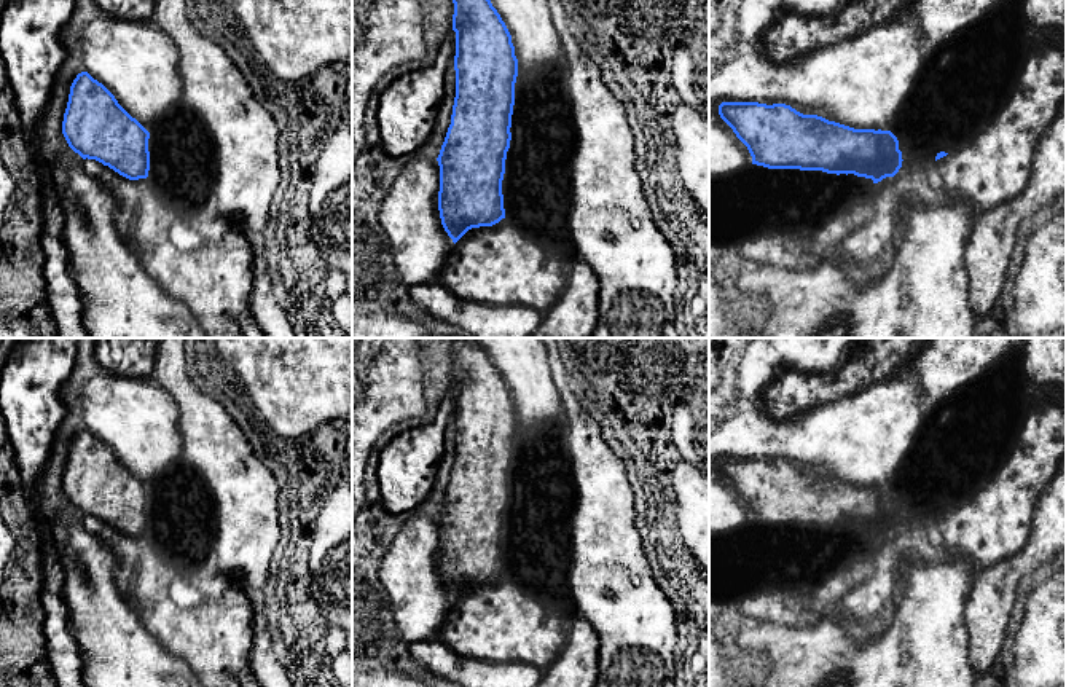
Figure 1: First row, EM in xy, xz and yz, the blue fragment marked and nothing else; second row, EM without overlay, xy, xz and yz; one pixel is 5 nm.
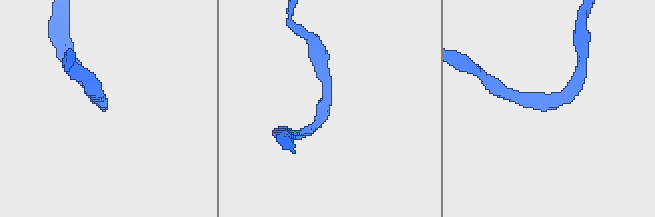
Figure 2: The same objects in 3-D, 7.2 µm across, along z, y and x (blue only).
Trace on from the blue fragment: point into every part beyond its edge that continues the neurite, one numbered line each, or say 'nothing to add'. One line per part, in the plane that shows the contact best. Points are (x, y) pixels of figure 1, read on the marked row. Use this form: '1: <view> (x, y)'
nothing to add

